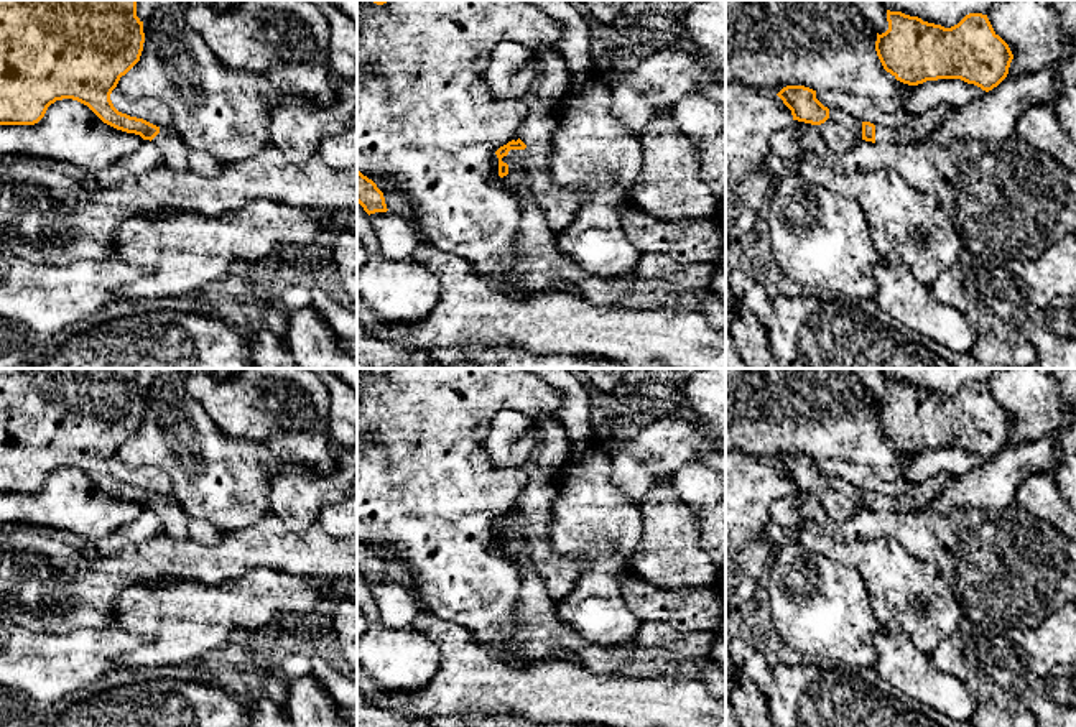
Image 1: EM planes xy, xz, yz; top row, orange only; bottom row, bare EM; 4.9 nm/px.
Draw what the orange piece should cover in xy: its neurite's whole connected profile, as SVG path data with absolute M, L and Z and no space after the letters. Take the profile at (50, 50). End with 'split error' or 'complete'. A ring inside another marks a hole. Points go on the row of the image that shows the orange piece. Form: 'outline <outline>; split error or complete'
outline M0 0L0 125L35 125L51 104L72 99L87 105L104 123L153 141L169 169L189 169L191 148L171 127L156 127L122 113L110 100L120 77L140 61L143 43L143 21L137 16L137 0Z; split error

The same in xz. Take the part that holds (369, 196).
outline M357 169L357 202L370 215L375 212L387 212L383 192L377 184Z; complete

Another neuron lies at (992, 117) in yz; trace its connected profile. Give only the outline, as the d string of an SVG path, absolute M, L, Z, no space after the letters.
M1056 66L1007 76L984 97L964 107L948 107L944 122L921 143L948 145L961 138L1002 141L1015 133L1017 120L1033 105L1051 105L1060 92Z

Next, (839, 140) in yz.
M831 120L821 123L819 132L829 150L839 156L852 150L859 141L851 130Z

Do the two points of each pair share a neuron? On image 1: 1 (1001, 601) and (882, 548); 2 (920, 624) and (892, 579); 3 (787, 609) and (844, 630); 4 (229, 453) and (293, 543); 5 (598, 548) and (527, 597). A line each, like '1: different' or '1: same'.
1: different
2: same
3: same
4: different
5: different

